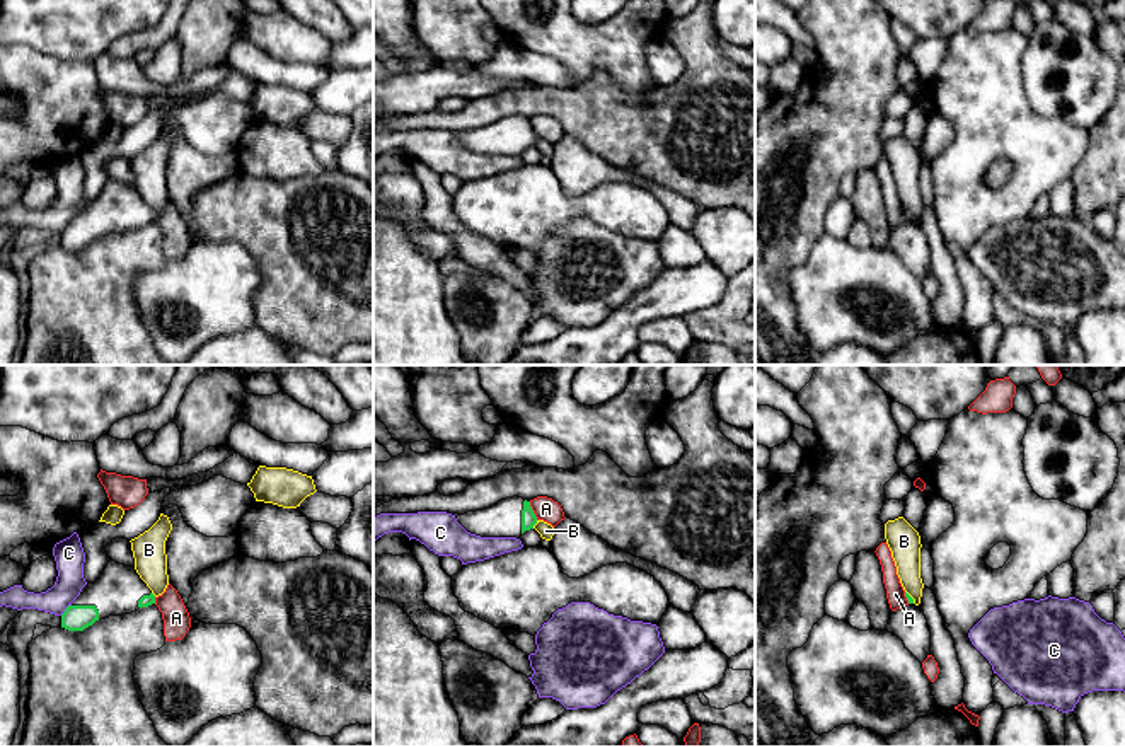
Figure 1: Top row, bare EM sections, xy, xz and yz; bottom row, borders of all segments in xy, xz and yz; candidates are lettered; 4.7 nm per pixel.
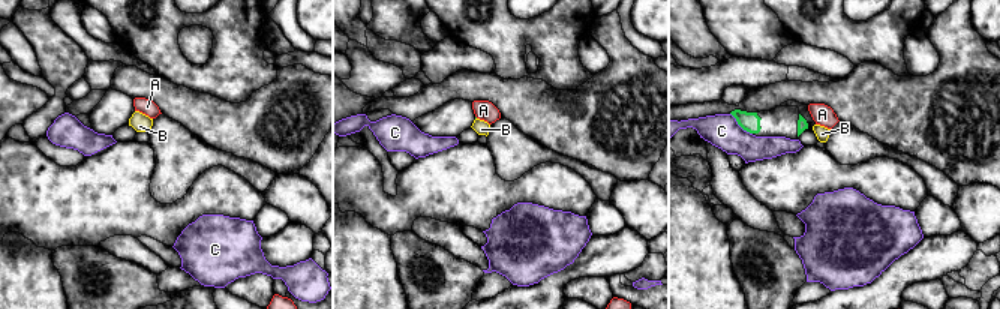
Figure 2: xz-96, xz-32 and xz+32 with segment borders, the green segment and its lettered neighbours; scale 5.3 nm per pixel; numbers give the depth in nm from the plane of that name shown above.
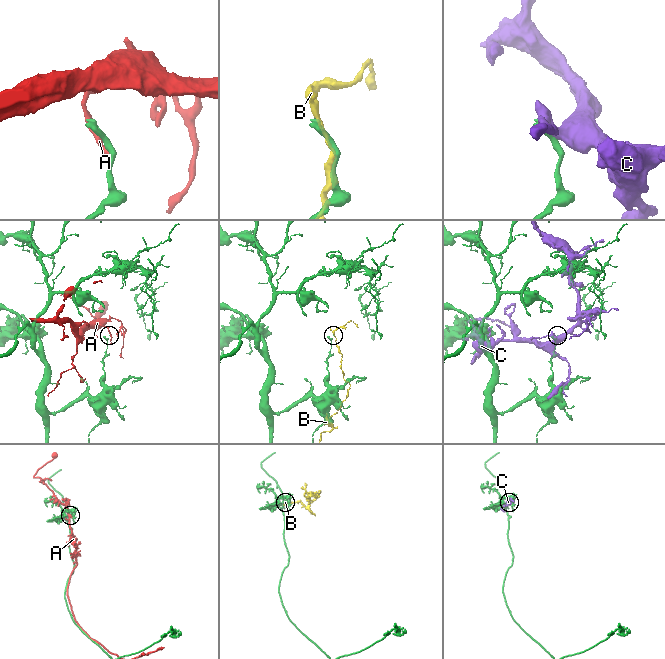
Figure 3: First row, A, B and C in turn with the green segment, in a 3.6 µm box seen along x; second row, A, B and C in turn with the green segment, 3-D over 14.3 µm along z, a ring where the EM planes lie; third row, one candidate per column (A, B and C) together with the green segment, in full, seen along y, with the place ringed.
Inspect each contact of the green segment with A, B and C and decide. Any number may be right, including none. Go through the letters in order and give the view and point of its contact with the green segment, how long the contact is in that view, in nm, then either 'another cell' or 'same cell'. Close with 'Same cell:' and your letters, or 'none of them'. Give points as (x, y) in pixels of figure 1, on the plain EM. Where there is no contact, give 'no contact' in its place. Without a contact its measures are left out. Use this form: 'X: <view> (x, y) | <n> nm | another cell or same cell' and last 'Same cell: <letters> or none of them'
A: xz (532, 128) | 100 nm | another cell
B: xz (536, 140) | 50 nm | another cell
C: xy (65, 227) | 80 nm | another cell
Same cell: none of them

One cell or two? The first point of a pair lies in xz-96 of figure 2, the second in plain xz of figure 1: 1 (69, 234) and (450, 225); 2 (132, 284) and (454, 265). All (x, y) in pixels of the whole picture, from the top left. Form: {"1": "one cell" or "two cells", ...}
{"1": "two cells", "2": "one cell"}

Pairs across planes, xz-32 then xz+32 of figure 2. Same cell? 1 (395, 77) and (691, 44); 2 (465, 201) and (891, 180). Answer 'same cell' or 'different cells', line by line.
1: different cells
2: same cell

